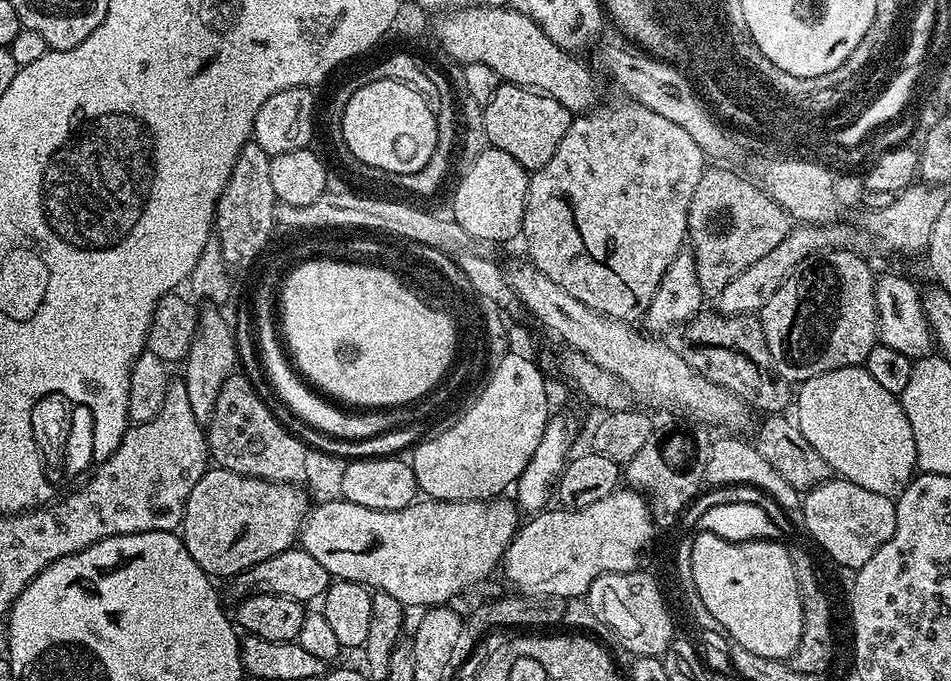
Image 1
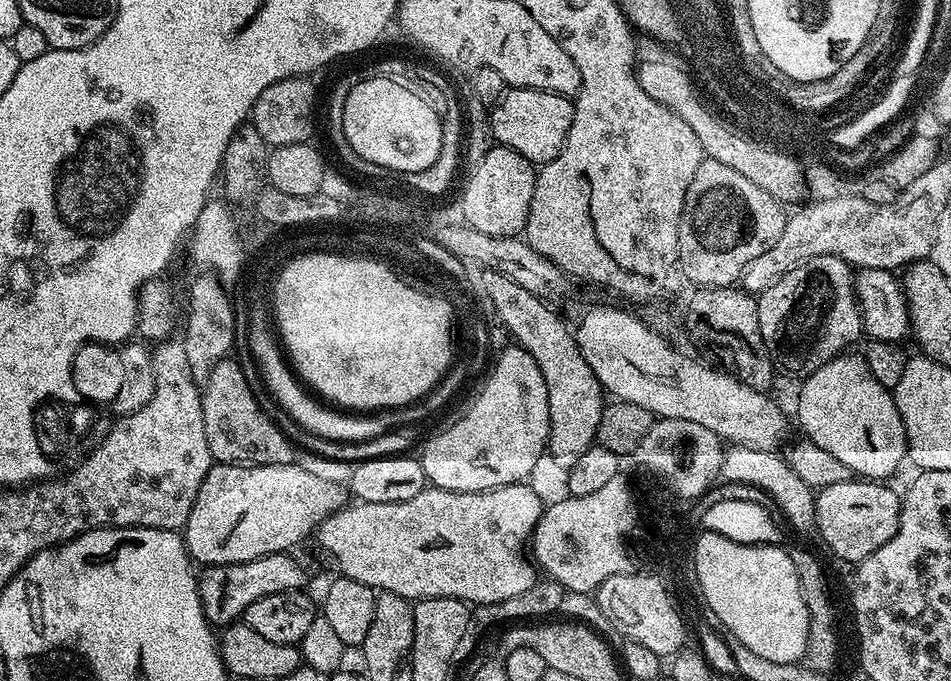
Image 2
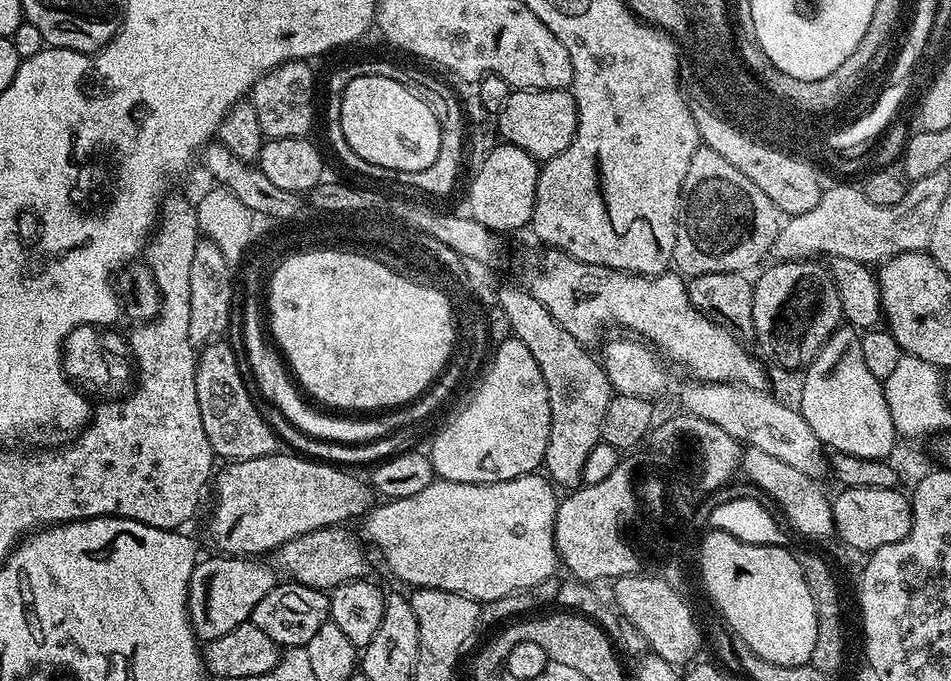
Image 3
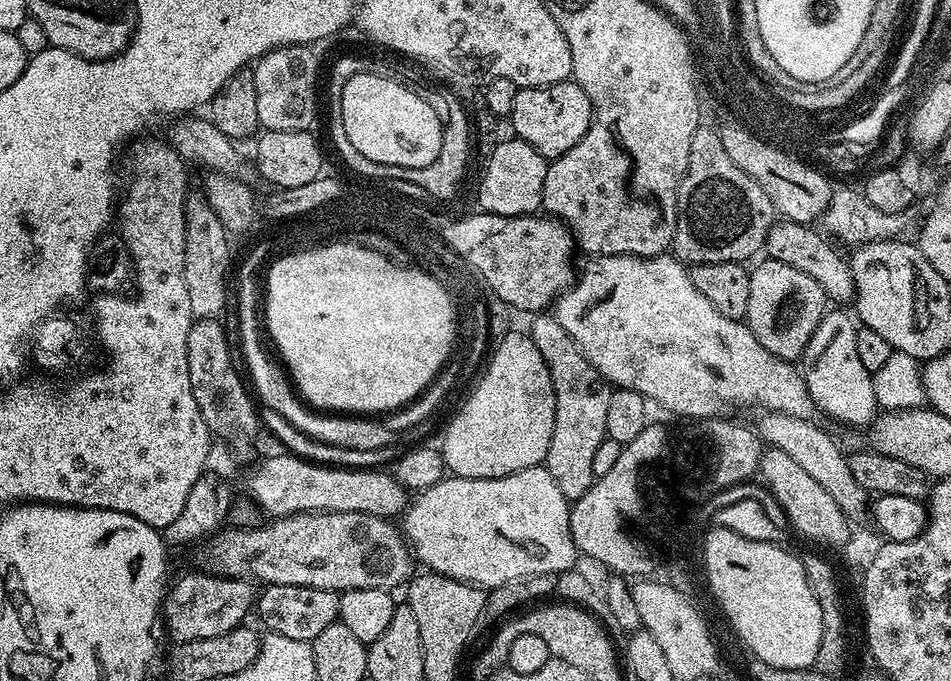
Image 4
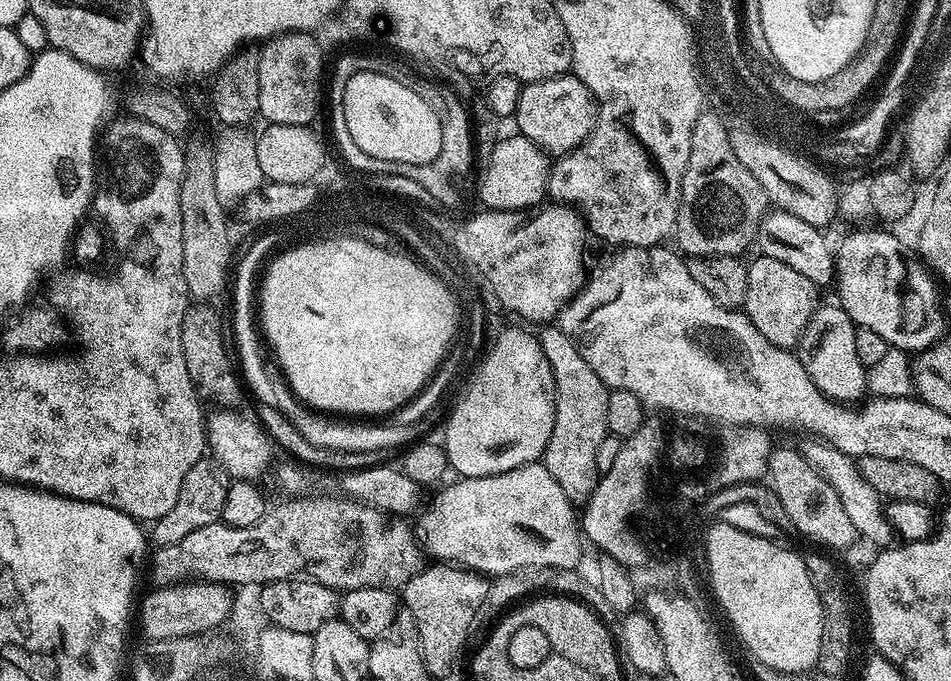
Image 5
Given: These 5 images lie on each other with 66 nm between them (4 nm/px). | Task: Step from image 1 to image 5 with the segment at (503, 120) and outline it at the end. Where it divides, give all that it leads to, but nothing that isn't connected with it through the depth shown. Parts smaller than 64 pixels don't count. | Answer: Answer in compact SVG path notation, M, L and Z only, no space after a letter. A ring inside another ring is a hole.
M565 74L563 76L525 83L520 89L518 110L514 117L514 123L516 123L515 131L519 135L537 144L542 151L559 158L567 156L569 152L580 147L592 135L592 131L596 128L597 119L598 105L592 98L591 90L575 74Z

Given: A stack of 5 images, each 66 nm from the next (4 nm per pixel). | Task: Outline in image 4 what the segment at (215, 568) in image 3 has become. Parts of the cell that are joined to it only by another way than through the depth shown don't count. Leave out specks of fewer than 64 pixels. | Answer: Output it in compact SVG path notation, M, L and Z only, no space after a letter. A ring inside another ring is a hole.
M211 571L192 572L184 576L176 585L171 585L162 605L163 623L168 623L174 641L213 638L226 634L243 625L248 607L253 607L253 585L247 580L236 580L232 576L217 576Z

